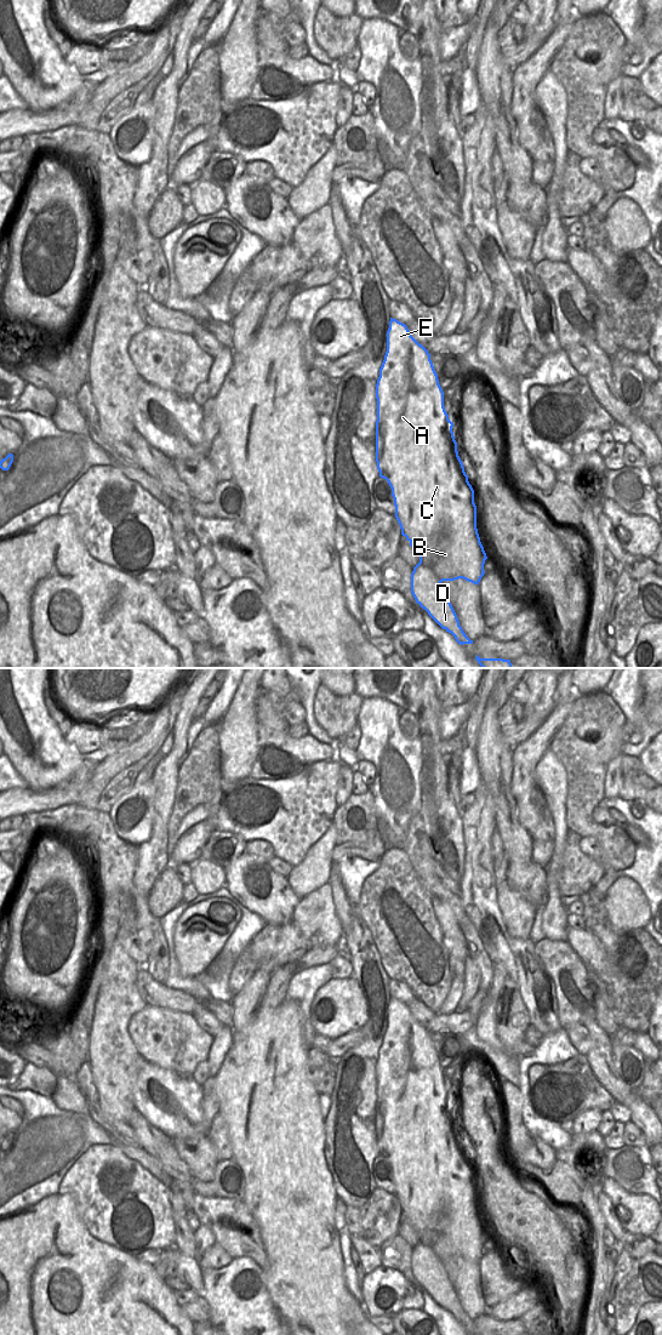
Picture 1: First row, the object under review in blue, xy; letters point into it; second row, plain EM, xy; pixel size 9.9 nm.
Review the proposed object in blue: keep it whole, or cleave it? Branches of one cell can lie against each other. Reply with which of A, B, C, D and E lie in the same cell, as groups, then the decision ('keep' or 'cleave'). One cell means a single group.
groups A B C E / D; cleave

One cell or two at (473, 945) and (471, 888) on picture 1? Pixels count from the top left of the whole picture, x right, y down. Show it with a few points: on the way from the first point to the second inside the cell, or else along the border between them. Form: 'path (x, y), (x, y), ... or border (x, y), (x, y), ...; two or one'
border (467, 914), (484, 948); two

